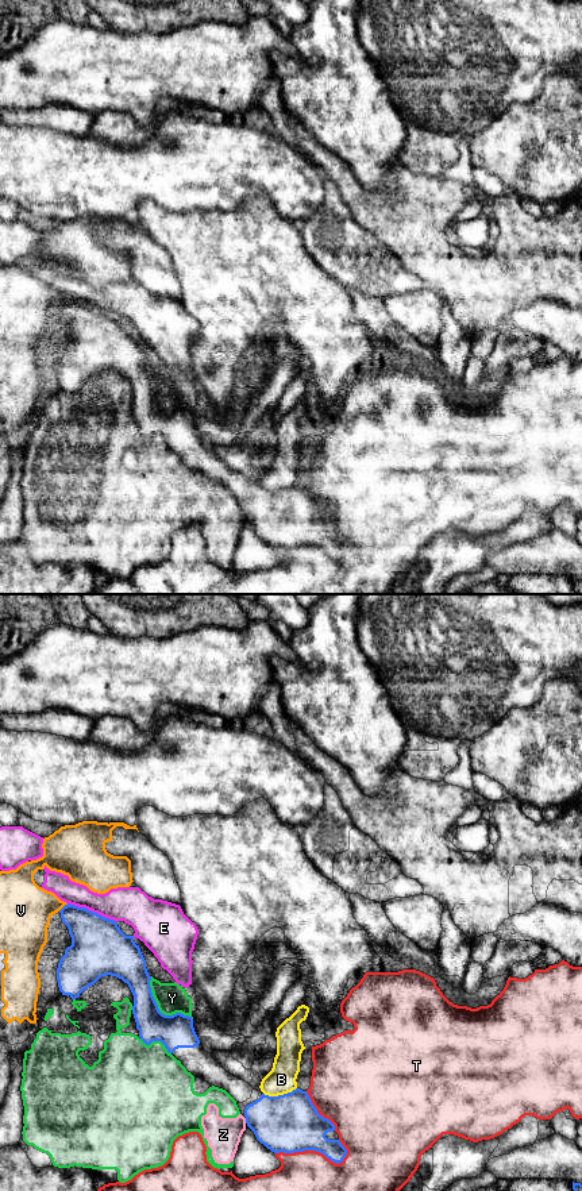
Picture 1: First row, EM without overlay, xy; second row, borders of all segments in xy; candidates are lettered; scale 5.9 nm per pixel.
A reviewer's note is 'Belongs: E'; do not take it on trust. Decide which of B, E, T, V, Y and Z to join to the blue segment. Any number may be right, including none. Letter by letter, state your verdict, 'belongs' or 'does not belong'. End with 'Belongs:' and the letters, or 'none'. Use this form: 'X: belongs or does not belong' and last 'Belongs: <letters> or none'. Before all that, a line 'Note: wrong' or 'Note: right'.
Note: wrong
B: does not belong
E: does not belong
T: does not belong
V: does not belong
Y: does not belong
Z: does not belong
Belongs: none

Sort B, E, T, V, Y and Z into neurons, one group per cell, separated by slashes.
B / E / T / V / Y Z

